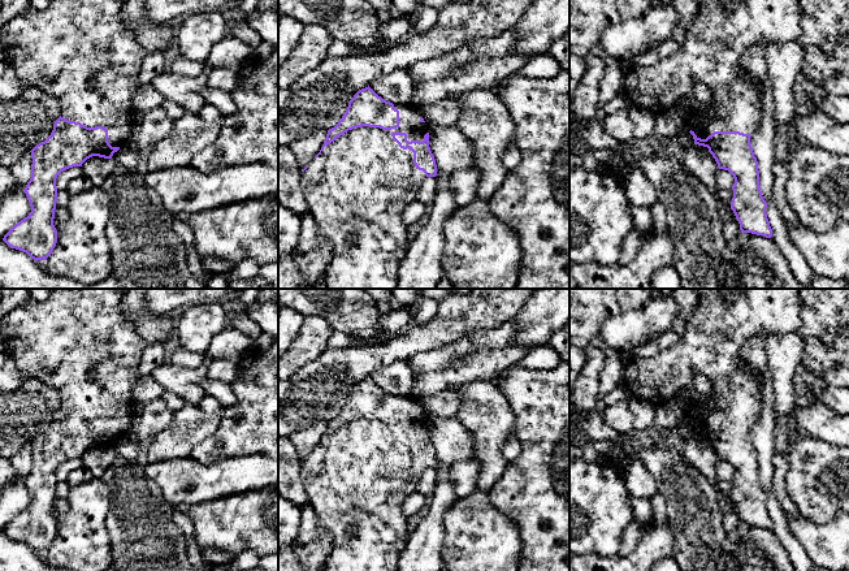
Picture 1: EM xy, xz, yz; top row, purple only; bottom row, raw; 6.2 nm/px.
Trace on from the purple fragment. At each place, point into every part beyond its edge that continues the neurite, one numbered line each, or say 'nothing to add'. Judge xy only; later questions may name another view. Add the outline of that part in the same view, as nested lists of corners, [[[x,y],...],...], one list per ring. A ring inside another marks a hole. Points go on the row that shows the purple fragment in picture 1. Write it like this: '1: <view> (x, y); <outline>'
1: xy (79, 51); [[[49,0],[44,10],[30,7],[10,20],[0,38],[5,59],[22,87],[34,86],[55,96],[61,117],[81,122],[87,127],[103,126],[108,130],[112,147],[122,148],[137,122],[133,114],[133,96],[139,91],[138,75],[146,49],[138,43],[134,31],[121,18],[124,0]]]

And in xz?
1: xz (356, 189); [[[394,104],[399,111],[399,126],[391,130],[361,126],[348,130],[311,161],[302,172],[300,186],[308,203],[319,233],[330,242],[332,256],[325,269],[326,289],[397,289],[398,268],[408,248],[408,225],[403,221],[404,208],[416,199],[417,191],[426,178],[413,164],[413,152],[403,150],[393,139],[393,133],[406,133],[407,140],[424,140],[430,127],[421,122],[417,107]]]

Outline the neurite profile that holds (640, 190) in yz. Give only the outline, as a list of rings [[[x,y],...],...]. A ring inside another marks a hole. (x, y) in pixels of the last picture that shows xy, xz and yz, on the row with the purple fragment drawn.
[[[633,164],[625,170],[625,195],[633,206],[651,207],[657,200],[653,182]]]

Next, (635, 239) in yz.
[[[632,230],[621,245],[621,254],[619,260],[616,261],[618,265],[627,265],[629,264],[640,251],[640,247],[645,243],[647,237],[647,232]]]

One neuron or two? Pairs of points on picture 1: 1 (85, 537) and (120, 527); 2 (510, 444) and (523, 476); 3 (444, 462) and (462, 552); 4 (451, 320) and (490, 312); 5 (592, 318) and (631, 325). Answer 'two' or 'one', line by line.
1: two
2: two
3: two
4: one
5: two

